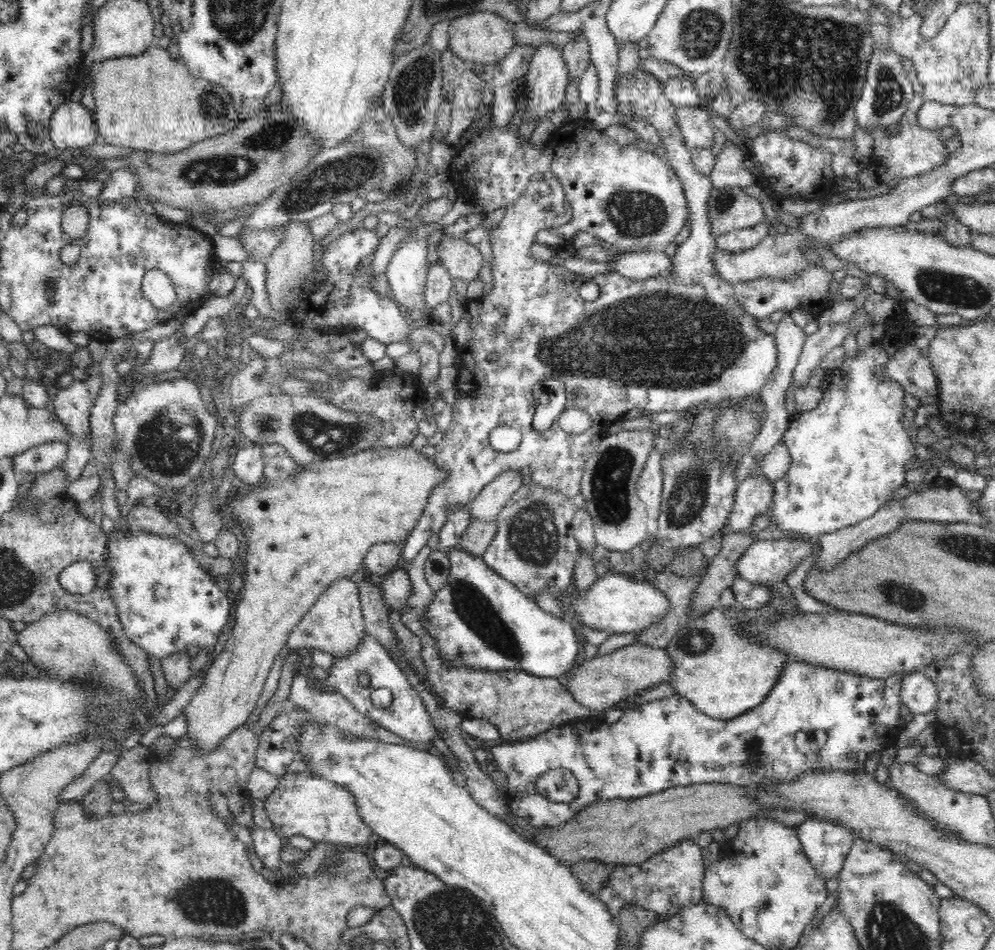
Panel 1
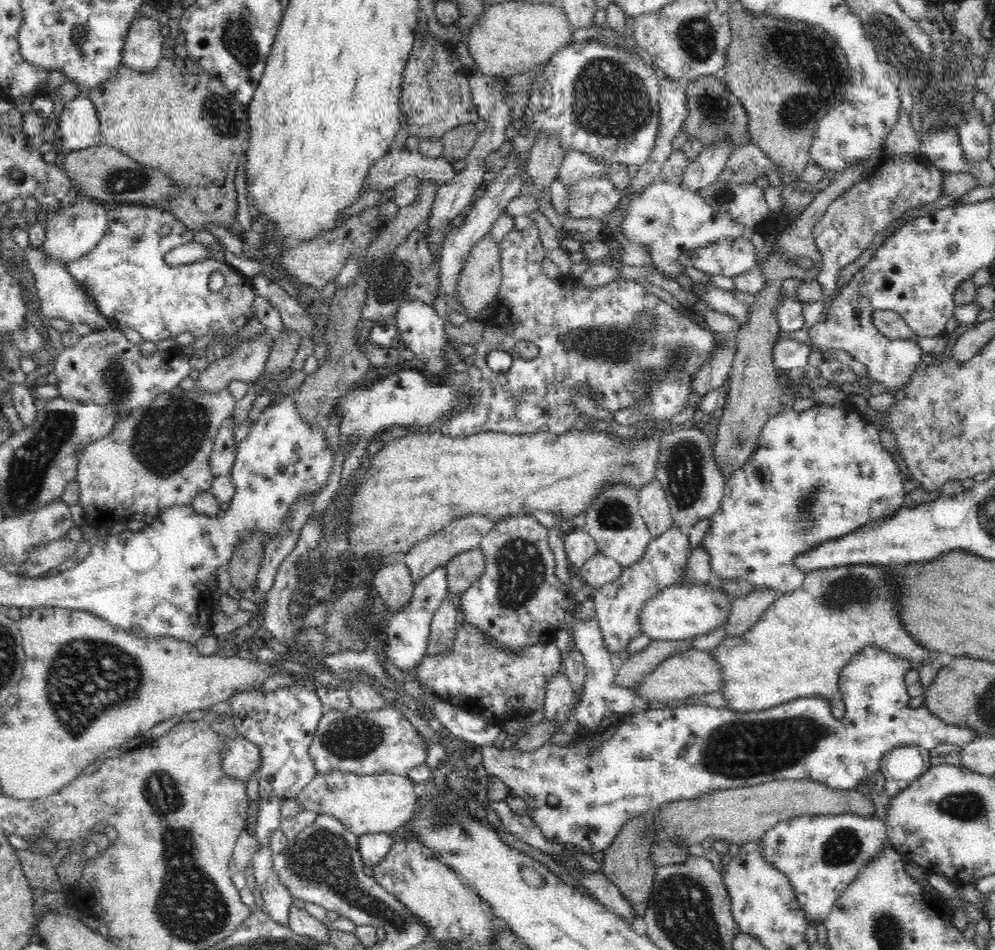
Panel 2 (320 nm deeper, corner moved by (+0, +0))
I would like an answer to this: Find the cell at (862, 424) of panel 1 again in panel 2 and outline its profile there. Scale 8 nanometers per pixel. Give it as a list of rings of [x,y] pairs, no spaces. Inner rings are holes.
[[[819,403],[812,405],[804,412],[795,412],[788,410],[770,418],[760,434],[756,450],[750,456],[750,460],[738,472],[728,480],[725,485],[724,495],[721,500],[720,508],[710,518],[710,528],[702,536],[701,550],[706,550],[710,556],[711,582],[722,584],[729,580],[747,580],[755,588],[766,587],[773,591],[788,593],[794,592],[802,586],[806,572],[796,567],[796,558],[804,556],[822,544],[828,544],[831,540],[836,540],[854,532],[857,528],[873,520],[885,519],[894,516],[894,513],[902,508],[904,497],[908,494],[909,484],[903,481],[900,474],[900,468],[896,464],[892,454],[887,454],[880,443],[879,431],[875,426],[870,426],[860,412],[843,412],[845,406],[836,406],[832,404]]]

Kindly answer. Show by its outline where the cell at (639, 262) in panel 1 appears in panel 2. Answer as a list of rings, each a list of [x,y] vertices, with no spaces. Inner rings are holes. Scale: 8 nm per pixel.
[[[702,284],[705,291],[699,294],[699,303],[705,302],[712,310],[736,319],[738,330],[747,325],[751,310],[742,304],[730,291],[717,289],[712,284]]]

